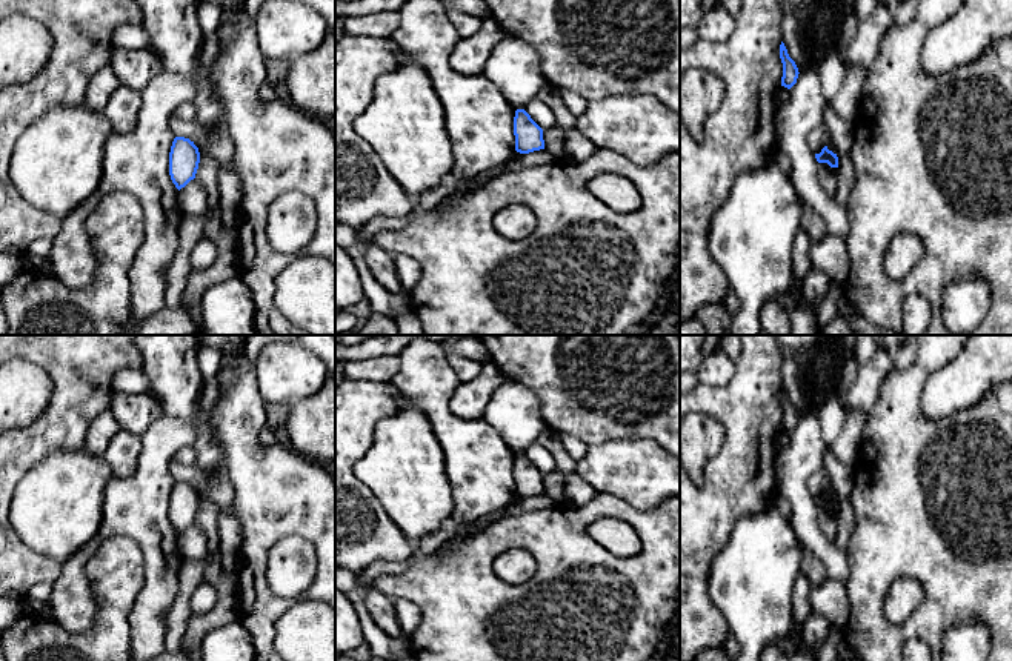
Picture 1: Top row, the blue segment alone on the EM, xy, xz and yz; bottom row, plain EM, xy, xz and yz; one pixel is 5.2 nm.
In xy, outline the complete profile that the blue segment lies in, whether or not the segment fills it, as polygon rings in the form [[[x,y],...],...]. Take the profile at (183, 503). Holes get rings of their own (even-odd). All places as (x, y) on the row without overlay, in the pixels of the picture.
[[[175,481],[169,497],[169,520],[180,535],[195,523],[200,507],[198,492],[185,481]]]

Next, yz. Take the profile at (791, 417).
[[[783,386],[780,389],[780,403],[783,407],[781,430],[791,433],[797,427],[800,417],[795,406],[789,401],[787,394]]]

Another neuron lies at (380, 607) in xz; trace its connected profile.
[[[369,589],[365,596],[365,606],[374,619],[374,623],[392,638],[403,636],[400,624],[395,616],[392,598],[380,593],[375,589]]]

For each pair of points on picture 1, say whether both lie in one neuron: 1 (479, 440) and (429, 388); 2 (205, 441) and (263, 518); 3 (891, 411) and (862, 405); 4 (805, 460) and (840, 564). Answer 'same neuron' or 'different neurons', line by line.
1: same neuron
2: different neurons
3: different neurons
4: same neuron

